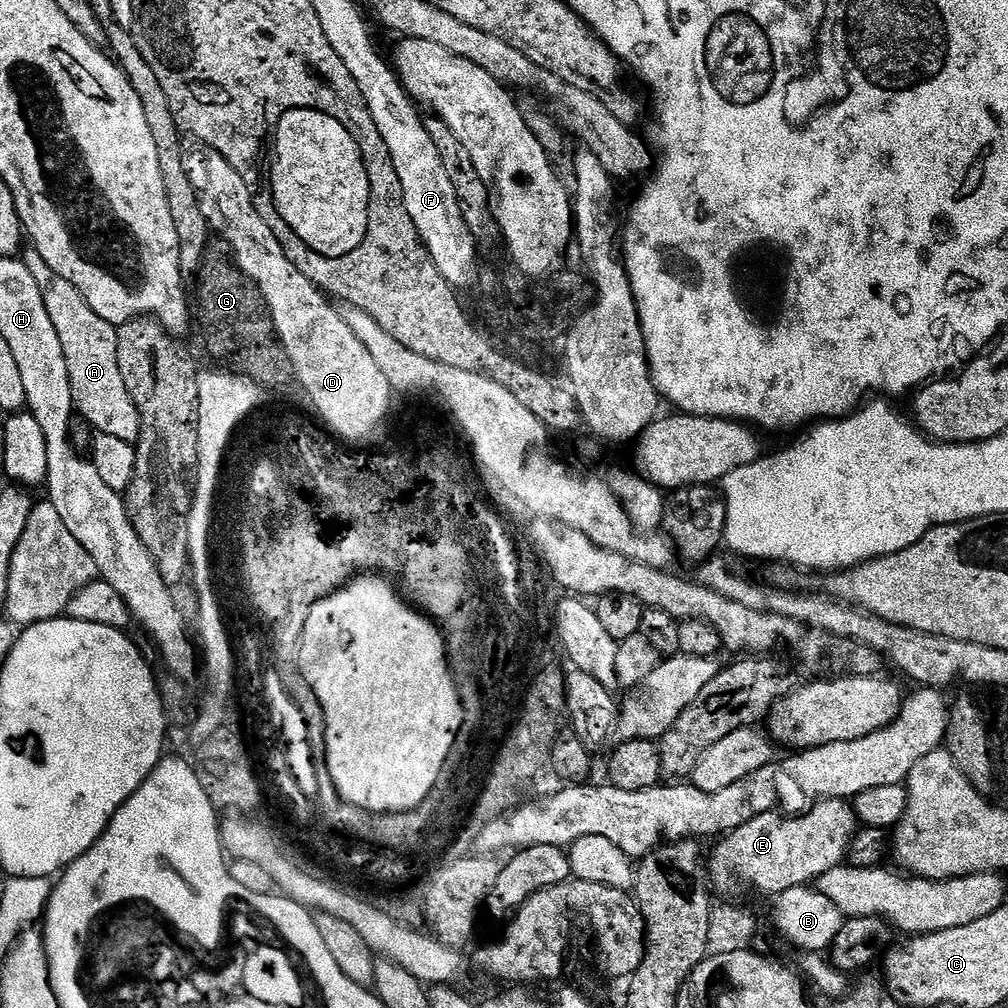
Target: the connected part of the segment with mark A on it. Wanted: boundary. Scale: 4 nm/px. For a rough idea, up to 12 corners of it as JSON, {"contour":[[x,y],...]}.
{"contour":[[25,247],[58,330],[75,411],[124,436],[132,396],[117,325]]}

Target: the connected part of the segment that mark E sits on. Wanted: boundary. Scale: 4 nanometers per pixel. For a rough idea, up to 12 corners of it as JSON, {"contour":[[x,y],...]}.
{"contour":[[848,800],[767,812],[707,861],[728,892],[779,894],[845,863]]}

